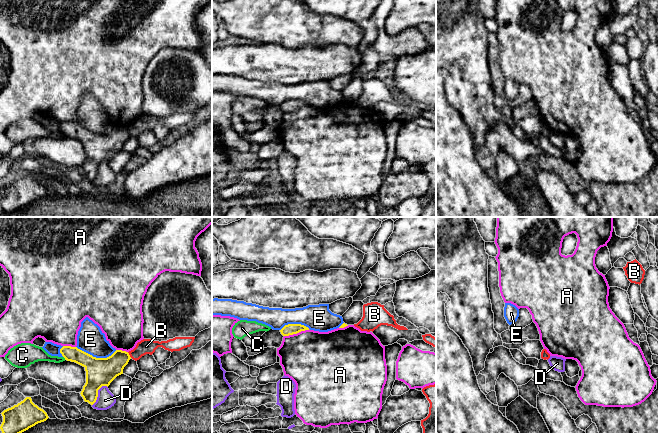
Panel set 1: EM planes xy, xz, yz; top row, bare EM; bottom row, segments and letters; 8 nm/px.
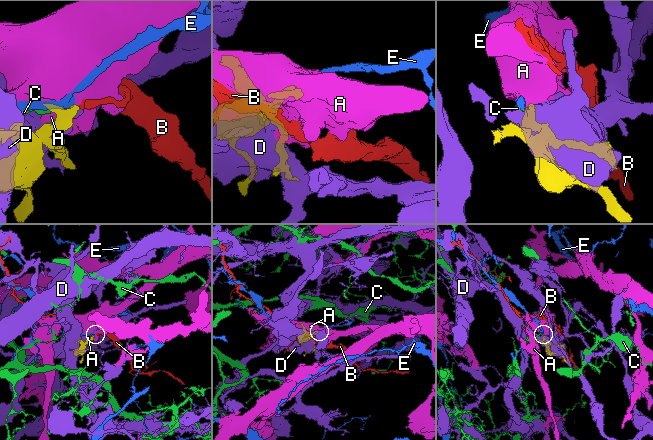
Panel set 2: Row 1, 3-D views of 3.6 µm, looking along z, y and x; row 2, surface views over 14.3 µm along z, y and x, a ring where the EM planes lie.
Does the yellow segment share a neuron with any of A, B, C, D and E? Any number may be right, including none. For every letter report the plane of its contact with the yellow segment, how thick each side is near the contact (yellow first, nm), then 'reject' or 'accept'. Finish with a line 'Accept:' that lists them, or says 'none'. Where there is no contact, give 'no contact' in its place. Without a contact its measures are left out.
A: contact in xz; calibres 90 and 460 nm; reject
B: contact in xy; calibres 220 and 130 nm; reject
C: contact in xy; calibres 140 and 130 nm; reject
D: contact in xy; calibres 220 and 140 nm; reject
E: contact in xy; calibres 220 and 220 nm; reject
Accept: none

